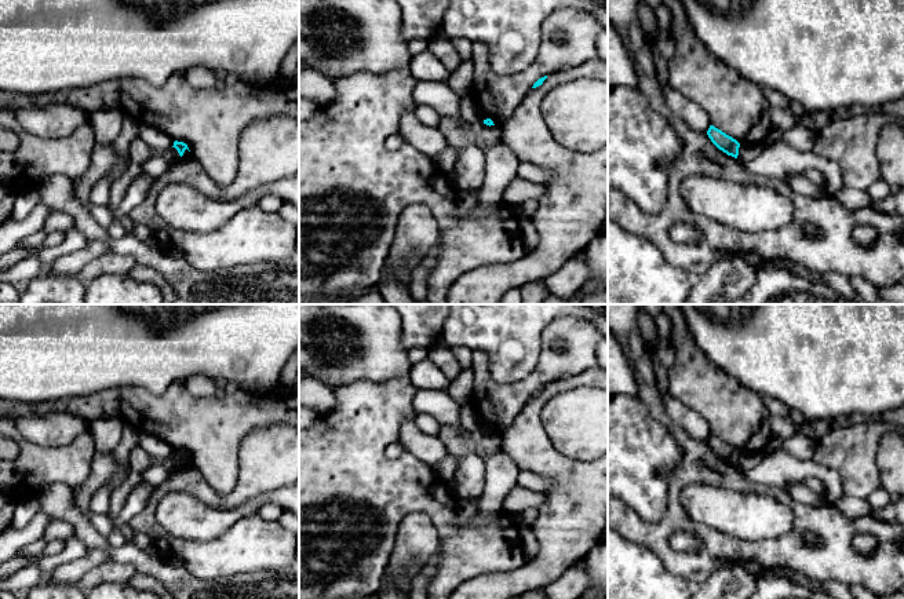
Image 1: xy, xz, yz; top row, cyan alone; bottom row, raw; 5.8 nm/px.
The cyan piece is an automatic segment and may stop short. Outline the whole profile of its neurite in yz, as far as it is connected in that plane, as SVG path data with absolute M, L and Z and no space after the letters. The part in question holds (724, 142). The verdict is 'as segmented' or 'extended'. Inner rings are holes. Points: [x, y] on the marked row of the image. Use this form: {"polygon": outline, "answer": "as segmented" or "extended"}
{"polygon": "M710 125L707 135L719 150L726 153L728 156L737 158L740 143L736 139L726 135L714 125Z", "answer": "as segmented"}

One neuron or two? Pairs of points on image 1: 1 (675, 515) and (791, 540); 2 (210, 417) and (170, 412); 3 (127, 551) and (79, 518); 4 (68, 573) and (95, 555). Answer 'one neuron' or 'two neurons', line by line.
1: one neuron
2: one neuron
3: one neuron
4: one neuron

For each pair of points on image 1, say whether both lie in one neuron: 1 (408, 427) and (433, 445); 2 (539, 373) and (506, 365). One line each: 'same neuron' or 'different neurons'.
1: same neuron
2: different neurons

